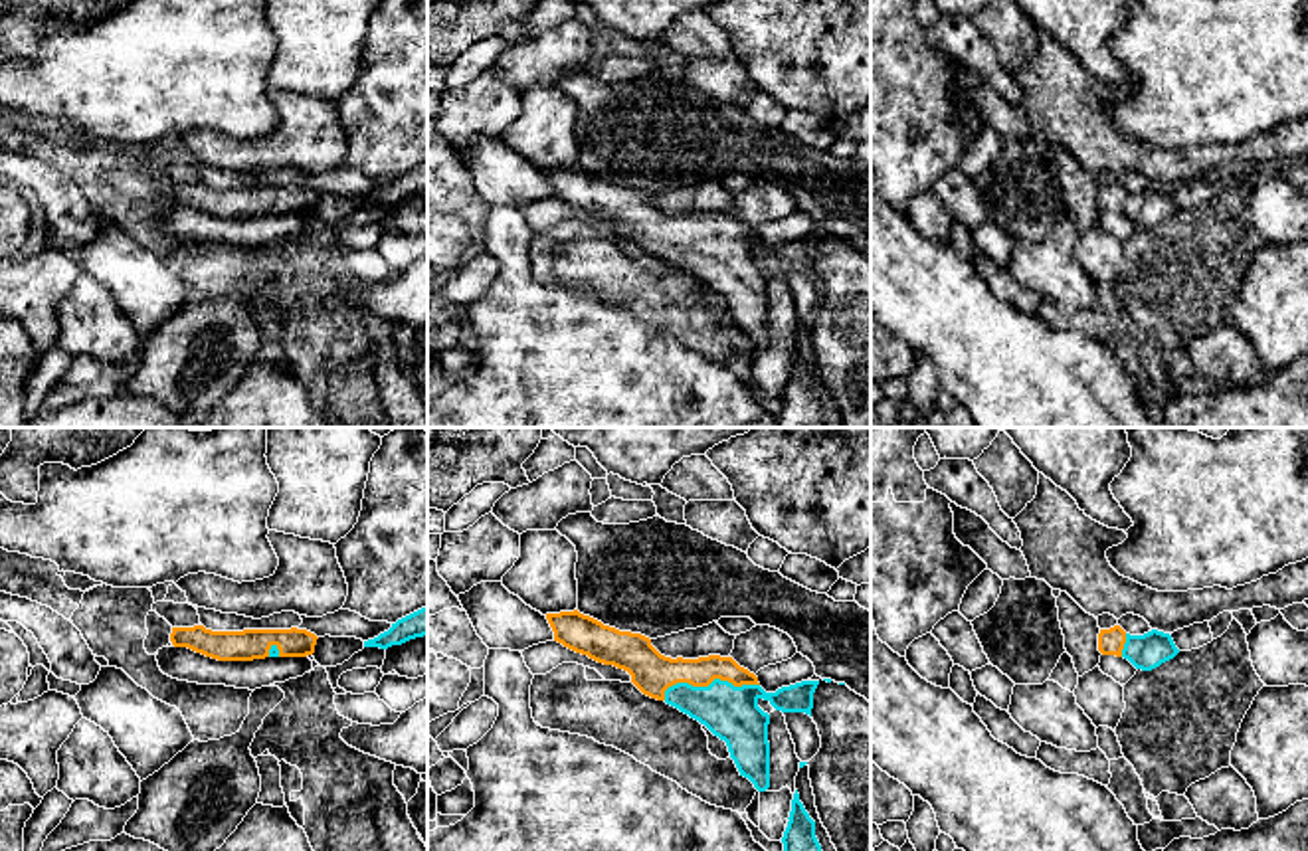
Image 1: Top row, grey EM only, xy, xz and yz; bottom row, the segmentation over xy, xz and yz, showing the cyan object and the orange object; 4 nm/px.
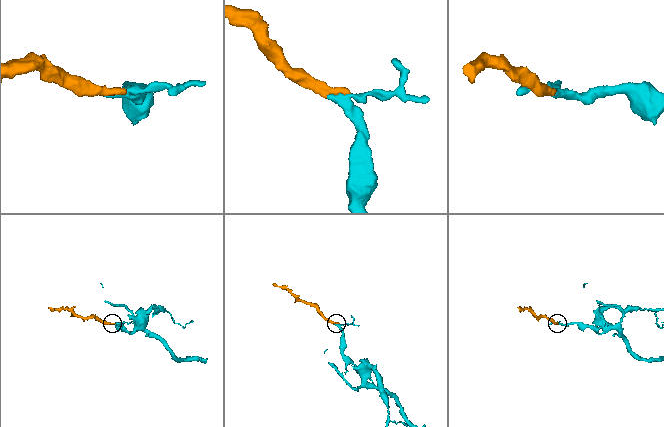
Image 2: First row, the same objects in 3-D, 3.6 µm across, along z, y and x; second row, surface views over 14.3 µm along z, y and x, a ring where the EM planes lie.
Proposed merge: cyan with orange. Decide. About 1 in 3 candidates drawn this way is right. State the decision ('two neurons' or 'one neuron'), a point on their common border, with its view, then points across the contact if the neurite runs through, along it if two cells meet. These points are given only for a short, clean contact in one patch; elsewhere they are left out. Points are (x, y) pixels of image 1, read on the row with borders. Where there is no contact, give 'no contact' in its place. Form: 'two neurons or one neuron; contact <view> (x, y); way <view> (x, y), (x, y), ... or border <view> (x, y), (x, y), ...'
one neuron; contact xz (709, 685); way xz (731, 713), (727, 703), (709, 685), (689, 685), (652, 673)

